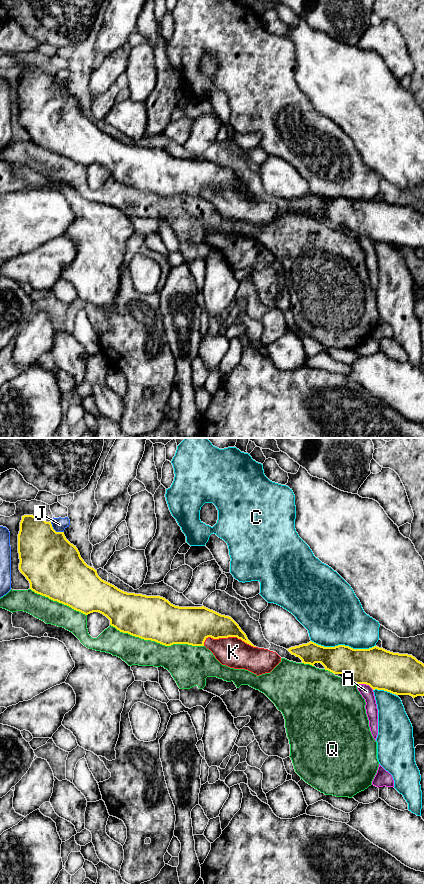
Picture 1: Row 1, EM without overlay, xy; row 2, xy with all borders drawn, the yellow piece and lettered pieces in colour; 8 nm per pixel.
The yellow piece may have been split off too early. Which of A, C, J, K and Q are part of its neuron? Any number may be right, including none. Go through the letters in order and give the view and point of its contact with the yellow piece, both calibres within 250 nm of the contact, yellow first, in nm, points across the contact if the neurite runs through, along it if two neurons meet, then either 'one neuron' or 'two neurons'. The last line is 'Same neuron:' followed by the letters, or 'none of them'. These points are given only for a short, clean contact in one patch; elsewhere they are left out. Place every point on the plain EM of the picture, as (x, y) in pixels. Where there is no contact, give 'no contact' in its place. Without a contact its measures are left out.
A: meets yellow in xy at (365, 235); 320 nm thick on the yellow side, 100 nm on the other; two neurons
C: meets yellow in xy at (343, 197); 280 nm thick on the yellow side, 480 nm on the other; two neurons
J: meets yellow in xy at (54, 82); 460 nm thick on the yellow side, 110 nm on the other; border along xy (50, 74), (56, 83), (63, 84); two neurons
K: meets yellow in xy at (229, 188); 260 nm thick on the yellow side, 240 nm on the other; one neuron
Q: meets yellow in xy at (157, 194); 360 nm thick on the yellow side, 280 nm on the other; two neurons
Same neuron: K

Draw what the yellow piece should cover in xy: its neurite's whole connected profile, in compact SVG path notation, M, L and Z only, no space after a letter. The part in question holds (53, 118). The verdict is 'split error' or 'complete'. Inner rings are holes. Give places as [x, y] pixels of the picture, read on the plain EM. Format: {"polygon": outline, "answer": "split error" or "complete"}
{"polygon": "M22 68L18 86L18 105L19 122L29 133L32 143L85 167L99 164L120 184L165 198L173 196L204 198L208 189L213 191L237 189L256 199L229 168L221 167L204 158L175 158L160 148L127 145L102 132L97 123L84 114L78 101L66 91L64 84L56 84L51 74L46 74L40 68Z", "answer": "complete"}

